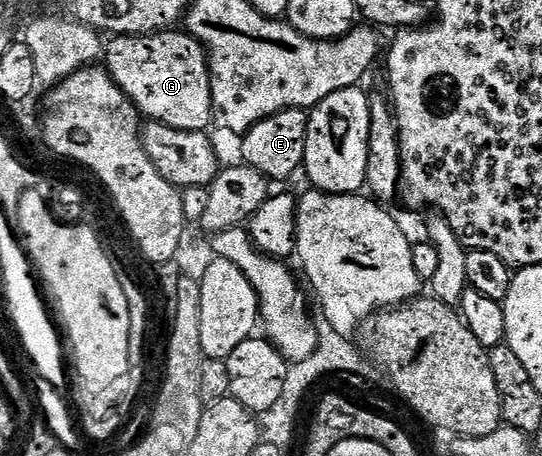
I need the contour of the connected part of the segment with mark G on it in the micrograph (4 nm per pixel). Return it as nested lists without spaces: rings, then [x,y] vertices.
[[[159,30],[136,36],[114,36],[111,41],[104,48],[104,67],[143,117],[150,116],[146,118],[176,130],[206,132],[211,127],[214,102],[210,57],[195,36],[185,30]]]

